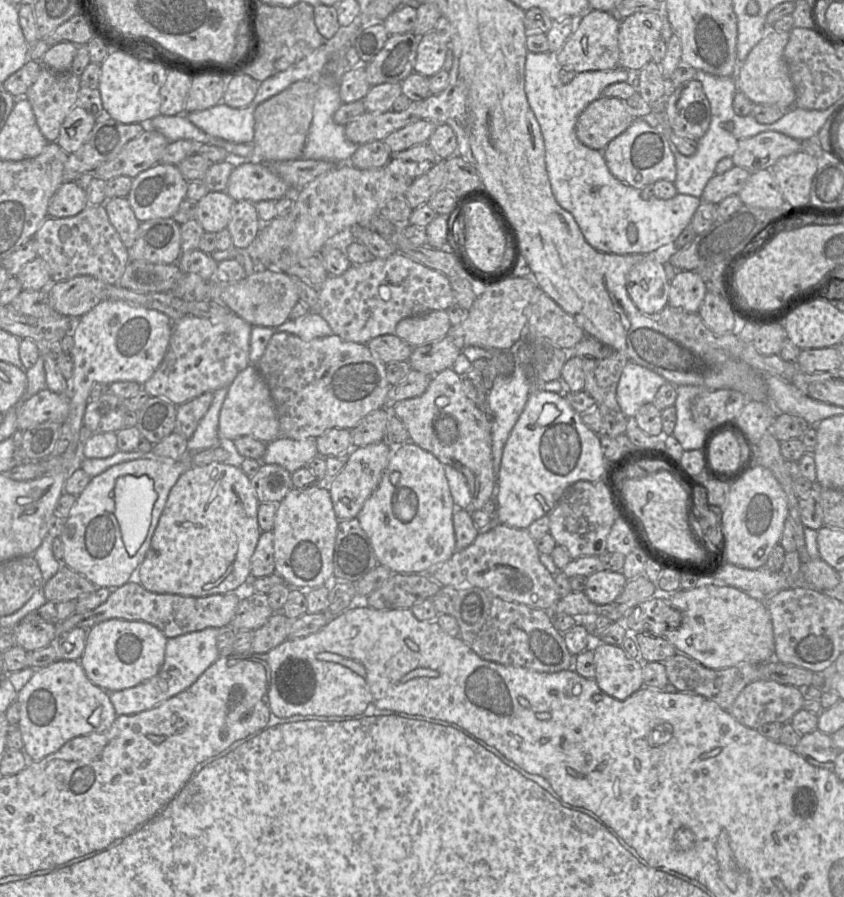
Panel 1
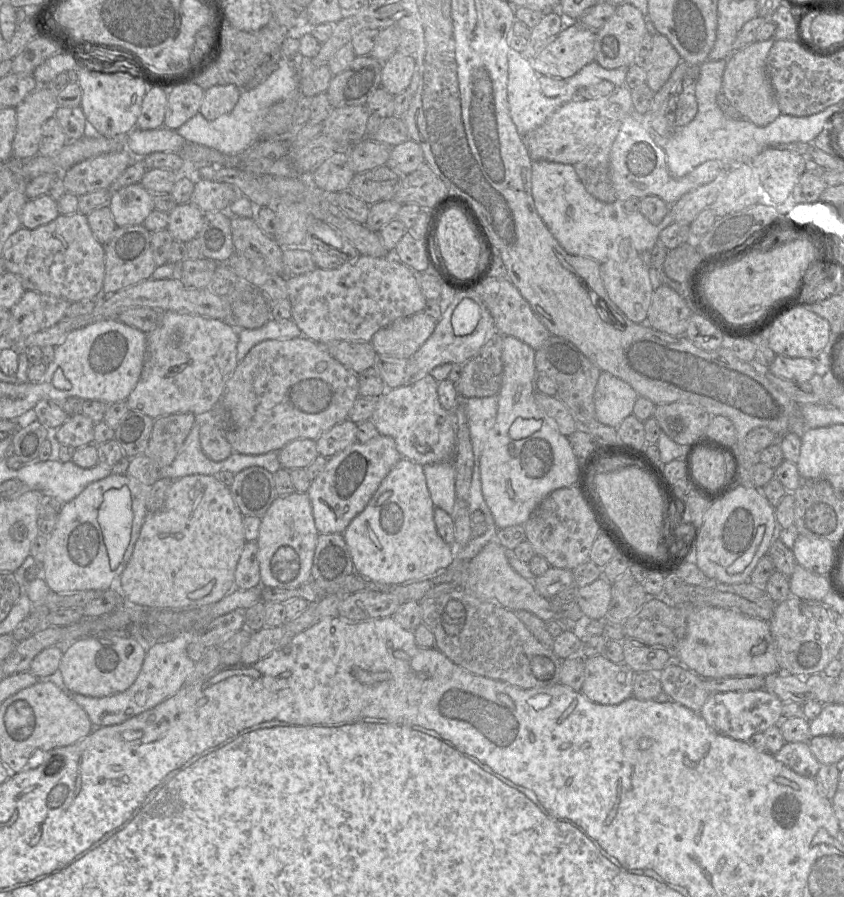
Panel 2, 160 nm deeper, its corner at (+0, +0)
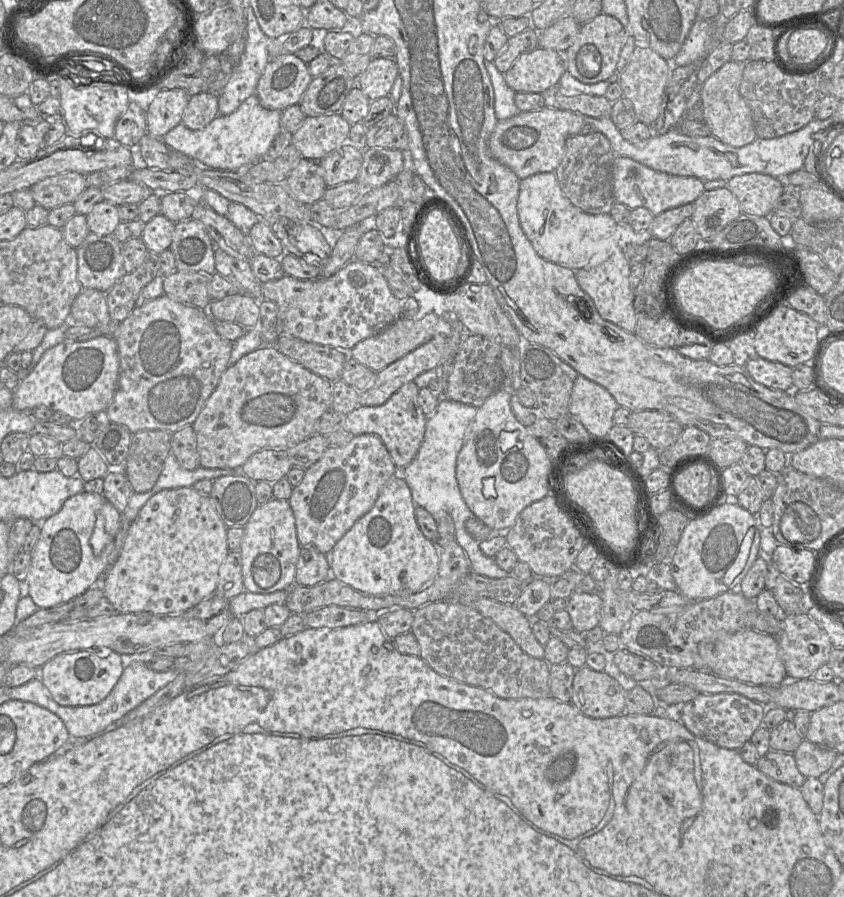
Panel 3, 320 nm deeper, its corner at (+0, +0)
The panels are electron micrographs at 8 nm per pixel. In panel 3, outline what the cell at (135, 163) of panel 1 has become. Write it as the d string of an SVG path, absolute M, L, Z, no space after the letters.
M67 172L39 181L30 189L36 204L50 211L73 203L88 188L86 179L86 175Z

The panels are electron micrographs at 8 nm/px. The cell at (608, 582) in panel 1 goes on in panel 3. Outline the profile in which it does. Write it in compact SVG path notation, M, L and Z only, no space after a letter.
M574 592L568 599L566 611L571 618L573 630L583 633L599 625L603 607L599 592Z

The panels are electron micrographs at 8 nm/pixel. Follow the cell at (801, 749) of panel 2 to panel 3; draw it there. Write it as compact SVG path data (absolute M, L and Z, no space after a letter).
M769 750L759 757L755 767L769 778L799 788L805 781L805 776L798 770L792 753Z

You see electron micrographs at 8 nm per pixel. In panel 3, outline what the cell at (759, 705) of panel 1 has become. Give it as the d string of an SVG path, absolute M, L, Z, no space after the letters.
M737 693L699 694L684 704L680 721L692 734L719 747L739 749L761 726L767 707Z

